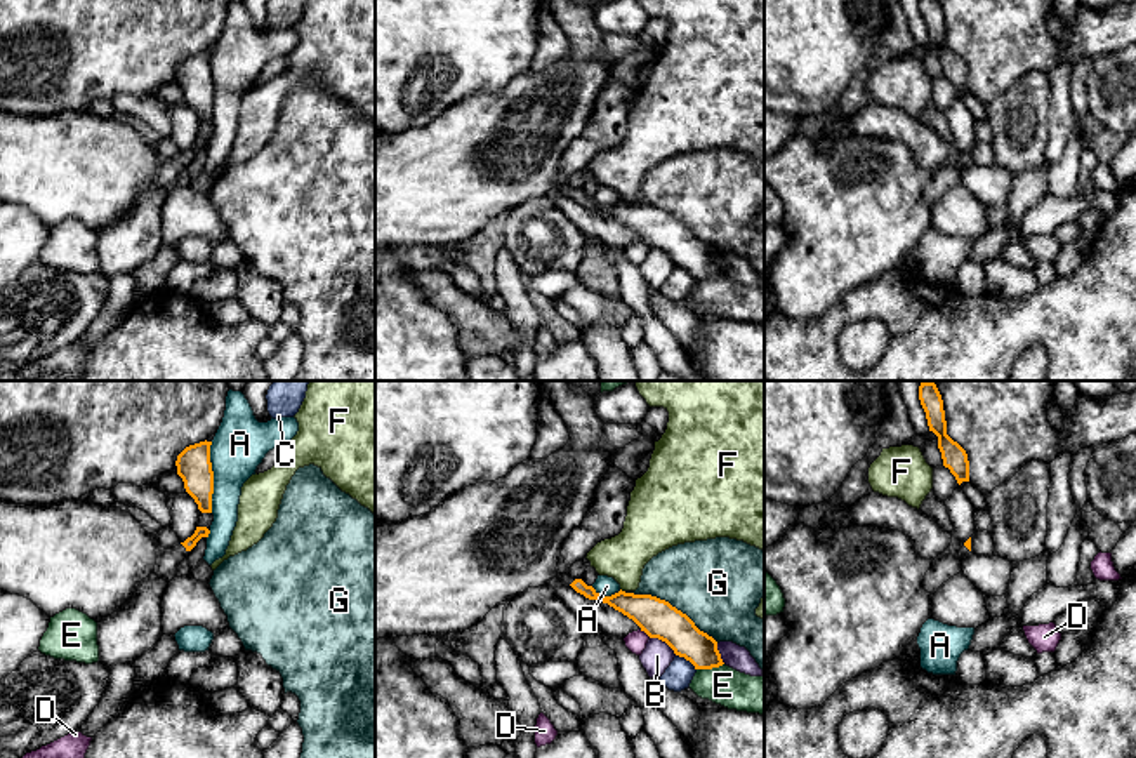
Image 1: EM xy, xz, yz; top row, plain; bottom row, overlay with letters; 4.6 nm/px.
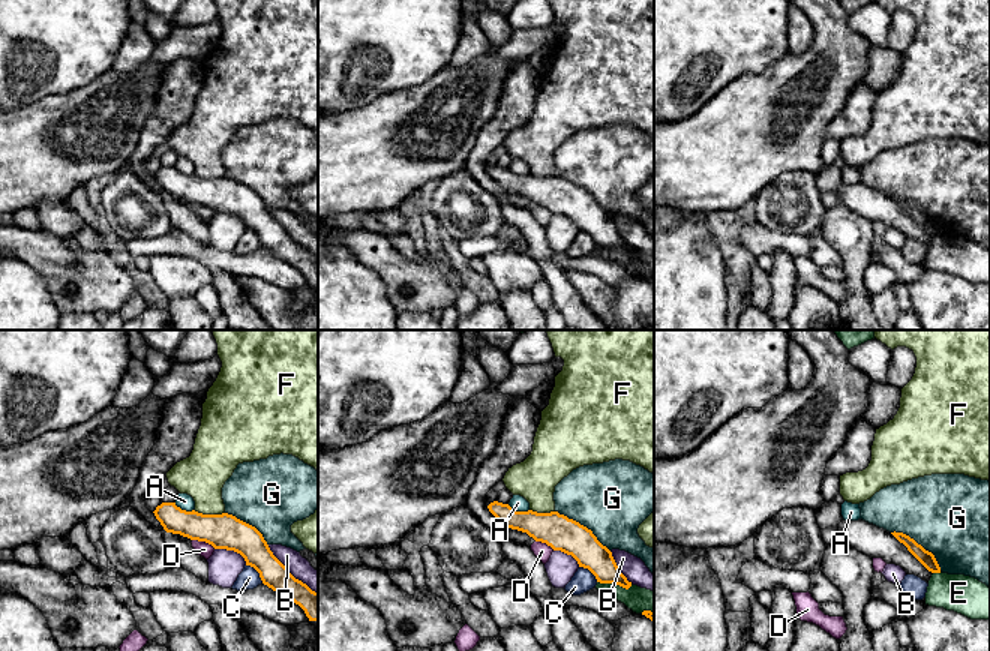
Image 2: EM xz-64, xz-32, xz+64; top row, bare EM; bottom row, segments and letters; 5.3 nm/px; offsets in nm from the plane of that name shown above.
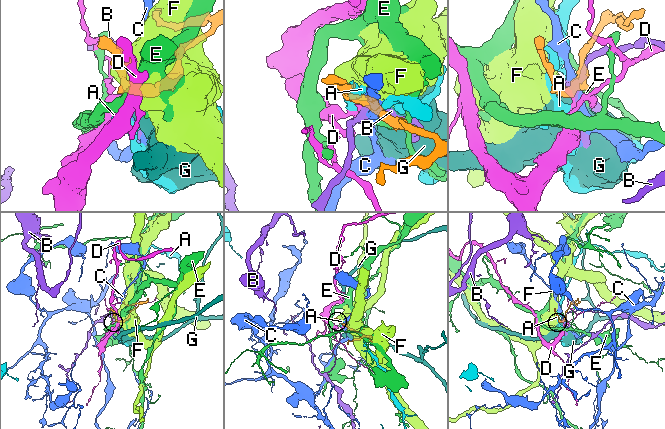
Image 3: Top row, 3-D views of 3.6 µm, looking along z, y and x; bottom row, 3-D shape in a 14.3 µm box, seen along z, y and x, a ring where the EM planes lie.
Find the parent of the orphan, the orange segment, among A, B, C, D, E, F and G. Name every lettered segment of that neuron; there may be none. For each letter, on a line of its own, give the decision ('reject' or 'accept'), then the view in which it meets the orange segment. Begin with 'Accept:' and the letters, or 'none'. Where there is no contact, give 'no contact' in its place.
Accept: none
A: reject; meets orange in xy
B: reject; meets orange in xz
C: reject; meets orange in xz
D: reject; meets orange in xz
E: reject; meets orange in xz
F: reject; meets orange in xz
G: reject; meets orange in xz

